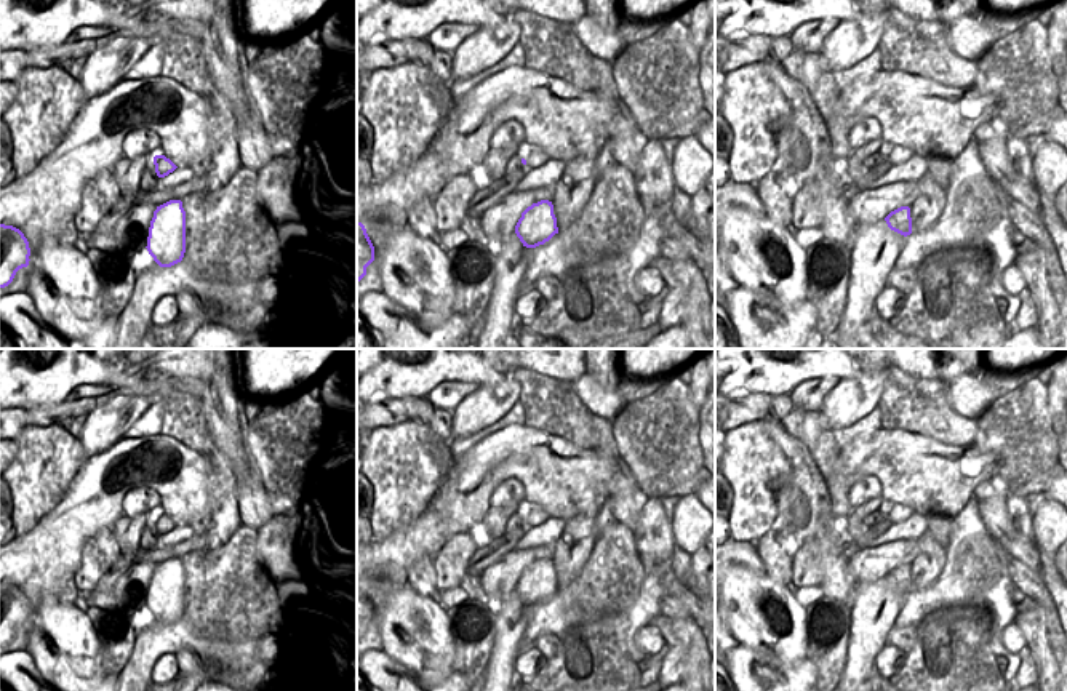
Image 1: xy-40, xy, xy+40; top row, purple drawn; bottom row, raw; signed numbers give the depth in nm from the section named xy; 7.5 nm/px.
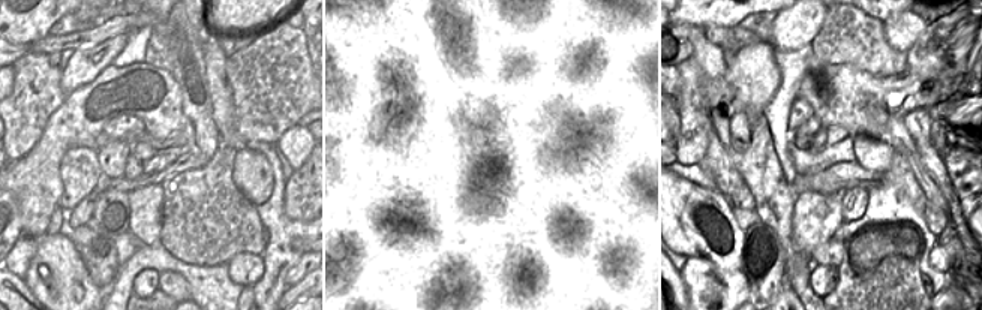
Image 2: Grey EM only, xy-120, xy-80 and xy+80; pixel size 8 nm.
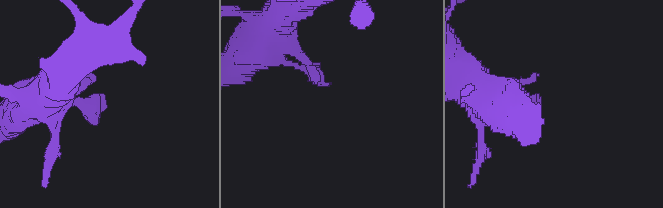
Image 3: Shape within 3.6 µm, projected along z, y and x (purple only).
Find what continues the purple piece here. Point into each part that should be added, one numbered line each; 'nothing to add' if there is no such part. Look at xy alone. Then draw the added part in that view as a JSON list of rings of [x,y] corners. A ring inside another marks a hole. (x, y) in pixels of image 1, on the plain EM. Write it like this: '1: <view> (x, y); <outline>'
nothing to add

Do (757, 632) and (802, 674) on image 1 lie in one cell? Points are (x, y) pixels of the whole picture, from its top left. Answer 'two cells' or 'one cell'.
two cells

